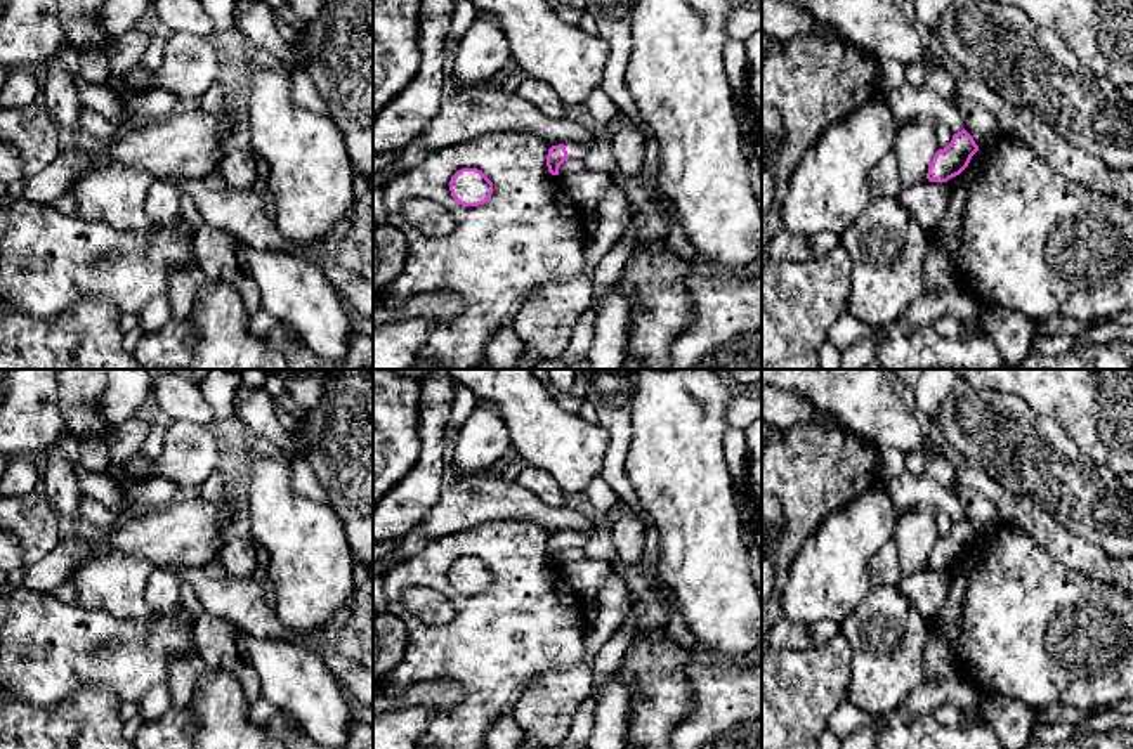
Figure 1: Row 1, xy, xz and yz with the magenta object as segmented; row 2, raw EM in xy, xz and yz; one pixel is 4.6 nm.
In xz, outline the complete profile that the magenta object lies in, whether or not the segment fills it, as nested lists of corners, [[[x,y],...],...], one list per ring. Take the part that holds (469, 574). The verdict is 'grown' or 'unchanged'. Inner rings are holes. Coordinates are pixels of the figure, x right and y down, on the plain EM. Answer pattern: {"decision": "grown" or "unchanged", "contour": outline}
{"decision": "unchanged", "contour": [[[462,557],[449,569],[451,584],[463,595],[484,593],[493,583],[493,570],[477,557]]]}

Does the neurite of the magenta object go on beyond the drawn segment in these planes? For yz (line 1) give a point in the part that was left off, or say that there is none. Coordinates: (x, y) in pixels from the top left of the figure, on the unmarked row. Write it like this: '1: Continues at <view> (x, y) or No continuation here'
1: No continuation here

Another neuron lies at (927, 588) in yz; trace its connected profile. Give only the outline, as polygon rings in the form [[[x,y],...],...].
[[[928,567],[904,574],[897,588],[913,600],[918,612],[928,622],[946,600],[947,570],[930,570]]]

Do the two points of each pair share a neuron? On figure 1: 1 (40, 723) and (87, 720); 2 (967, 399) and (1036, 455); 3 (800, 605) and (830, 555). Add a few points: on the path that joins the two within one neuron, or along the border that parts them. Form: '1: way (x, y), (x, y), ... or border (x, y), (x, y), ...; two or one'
1: way (52, 723), (75, 723); one
2: way (984, 416), (1019, 448); one
3: way (812, 593), (830, 576), (830, 567); one

